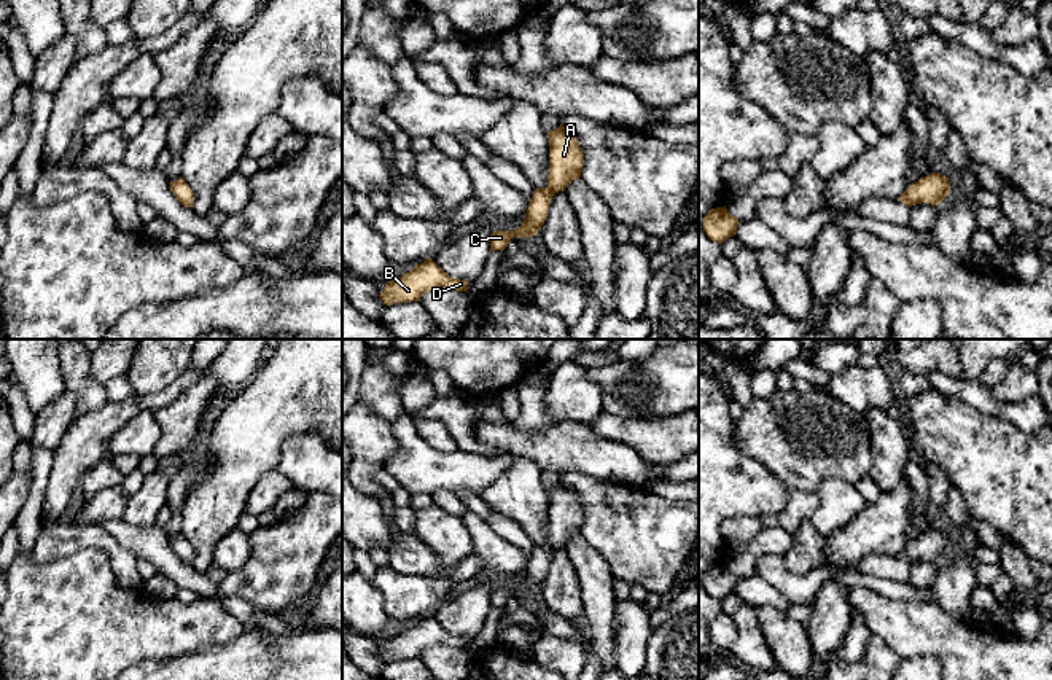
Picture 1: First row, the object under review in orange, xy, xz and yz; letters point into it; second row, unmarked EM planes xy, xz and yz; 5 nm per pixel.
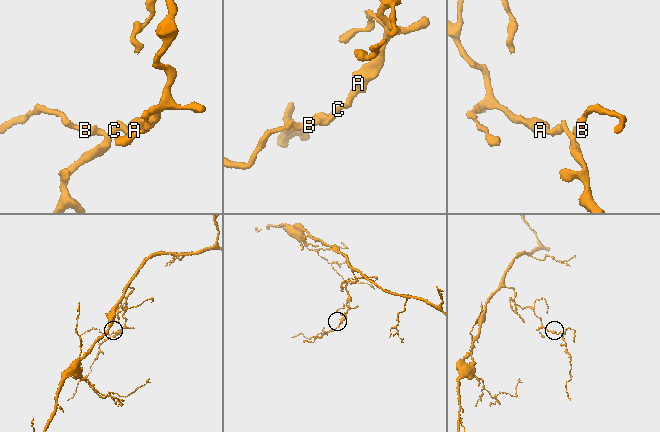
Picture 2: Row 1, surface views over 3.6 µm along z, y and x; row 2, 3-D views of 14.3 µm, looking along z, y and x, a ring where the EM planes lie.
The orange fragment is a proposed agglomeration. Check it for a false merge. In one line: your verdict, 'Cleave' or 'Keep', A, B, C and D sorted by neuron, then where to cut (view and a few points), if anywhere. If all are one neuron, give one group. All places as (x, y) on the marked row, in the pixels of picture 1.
Keep. Groups: A B C D. No split

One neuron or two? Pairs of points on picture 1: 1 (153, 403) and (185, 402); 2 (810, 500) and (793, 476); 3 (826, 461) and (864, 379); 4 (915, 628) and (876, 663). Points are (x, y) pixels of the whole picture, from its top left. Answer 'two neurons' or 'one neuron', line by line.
1: two neurons
2: two neurons
3: two neurons
4: two neurons

